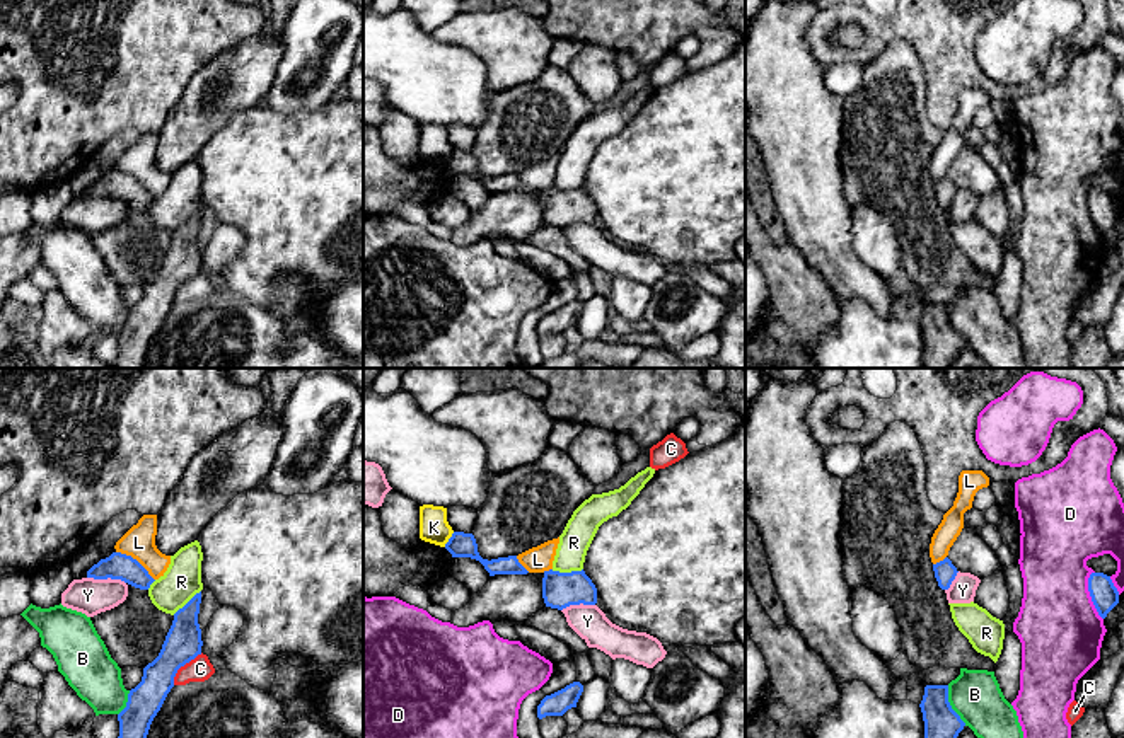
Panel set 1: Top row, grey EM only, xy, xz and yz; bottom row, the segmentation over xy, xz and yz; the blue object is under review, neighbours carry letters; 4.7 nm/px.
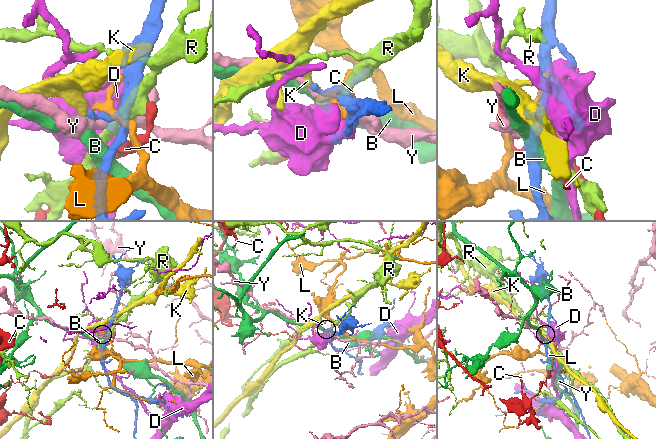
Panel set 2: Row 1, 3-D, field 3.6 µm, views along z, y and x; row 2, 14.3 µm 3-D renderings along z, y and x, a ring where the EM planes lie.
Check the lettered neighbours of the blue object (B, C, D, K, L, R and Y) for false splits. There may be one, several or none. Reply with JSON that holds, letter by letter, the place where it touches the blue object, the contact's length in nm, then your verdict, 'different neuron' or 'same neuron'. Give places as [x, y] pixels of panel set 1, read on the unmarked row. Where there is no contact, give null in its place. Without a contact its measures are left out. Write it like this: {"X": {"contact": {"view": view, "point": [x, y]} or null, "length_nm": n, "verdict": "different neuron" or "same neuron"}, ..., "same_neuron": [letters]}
{"B": {"contact": {"view": "yz", "point": [950, 324]}, "length_nm": 220, "verdict": "different neuron"}, "C": {"contact": {"view": "xy", "point": [183, 283]}, "length_nm": 200, "verdict": "different neuron"}, "D": {"contact": {"view": "yz", "point": [1090, 213]}, "length_nm": 240, "verdict": "different neuron"}, "K": {"contact": {"view": "xz", "point": [449, 157]}, "length_nm": 90, "verdict": "different neuron"}, "L": {"contact": {"view": "xy", "point": [137, 179]}, "length_nm": 240, "verdict": "different neuron"}, "R": {"contact": {"view": "xz", "point": [567, 191]}, "length_nm": 150, "verdict": "different neuron"}, "Y": {"contact": {"view": "xy", "point": [106, 196]}, "length_nm": 190, "verdict": "different neuron"}, "same_neuron": []}

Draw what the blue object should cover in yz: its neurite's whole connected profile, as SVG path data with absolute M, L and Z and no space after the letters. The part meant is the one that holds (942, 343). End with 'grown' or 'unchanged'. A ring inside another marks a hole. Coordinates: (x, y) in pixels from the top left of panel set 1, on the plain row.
M926 303L919 326L924 339L924 368L948 368L965 344L948 320L948 303Z | unchanged

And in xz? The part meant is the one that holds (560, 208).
M544 189L542 216L546 225L563 228L570 223L595 223L597 206L585 189Z | unchanged

